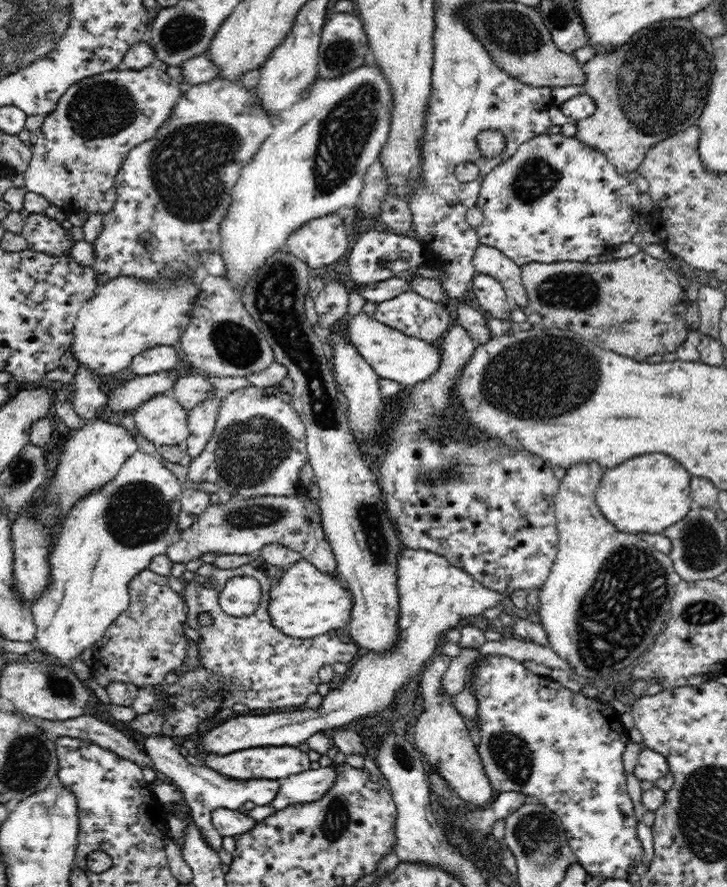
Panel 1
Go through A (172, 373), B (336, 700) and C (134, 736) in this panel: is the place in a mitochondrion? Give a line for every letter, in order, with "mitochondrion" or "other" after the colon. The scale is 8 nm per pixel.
A: other
B: other
C: other

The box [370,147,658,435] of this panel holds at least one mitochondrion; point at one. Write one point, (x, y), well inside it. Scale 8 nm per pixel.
(570, 374)

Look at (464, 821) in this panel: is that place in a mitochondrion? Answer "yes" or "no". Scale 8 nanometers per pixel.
no

